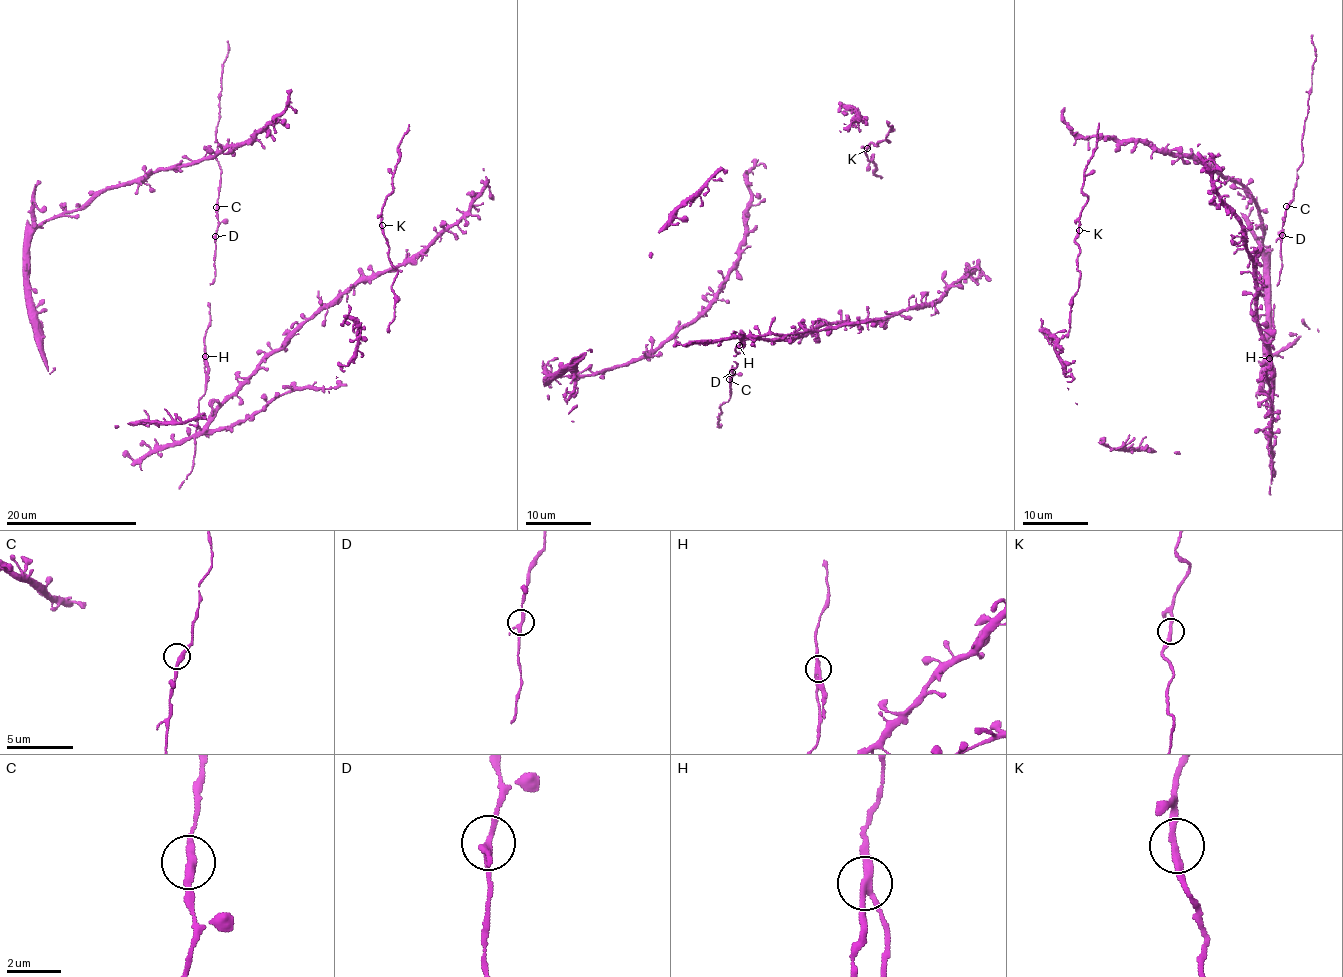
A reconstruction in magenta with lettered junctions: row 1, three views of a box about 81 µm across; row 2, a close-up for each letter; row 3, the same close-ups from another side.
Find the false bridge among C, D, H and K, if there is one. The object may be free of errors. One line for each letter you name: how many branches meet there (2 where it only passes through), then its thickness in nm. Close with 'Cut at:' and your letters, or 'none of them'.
H: Branches: 3. Thickness 240 nm
Cut at: H

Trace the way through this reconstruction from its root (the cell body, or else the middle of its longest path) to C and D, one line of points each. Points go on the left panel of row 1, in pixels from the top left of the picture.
C: (214, 268), (218, 224), (216, 207)
D: (214, 268), (215, 235)

